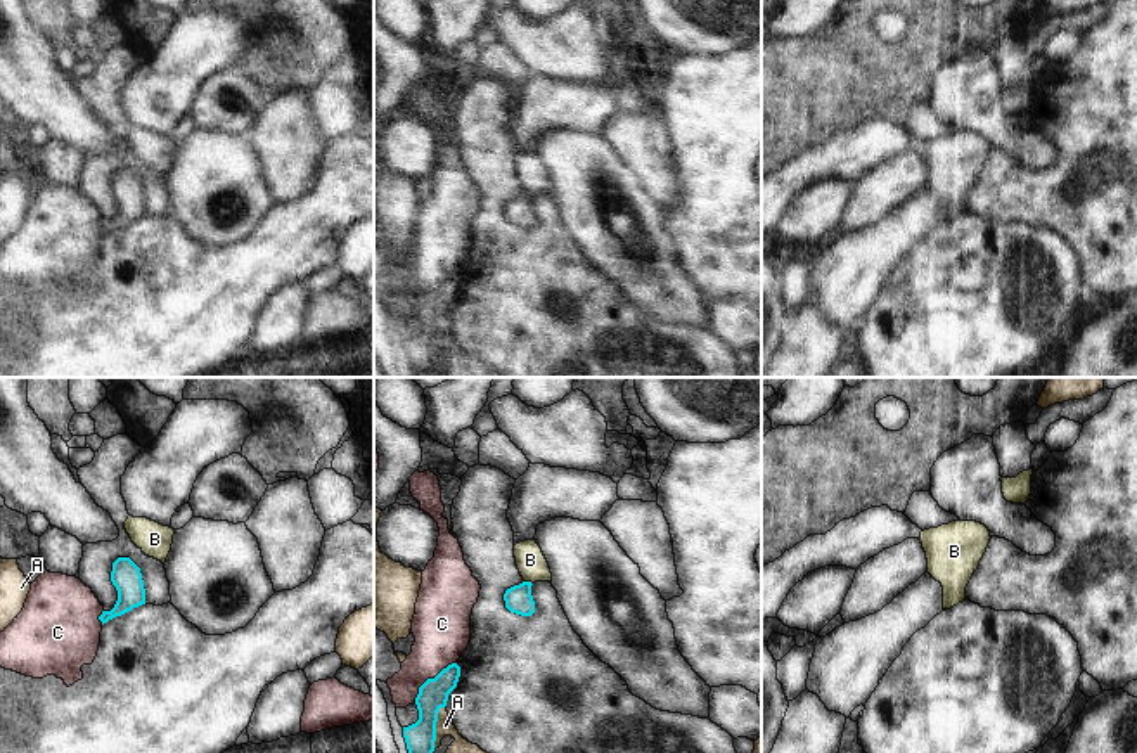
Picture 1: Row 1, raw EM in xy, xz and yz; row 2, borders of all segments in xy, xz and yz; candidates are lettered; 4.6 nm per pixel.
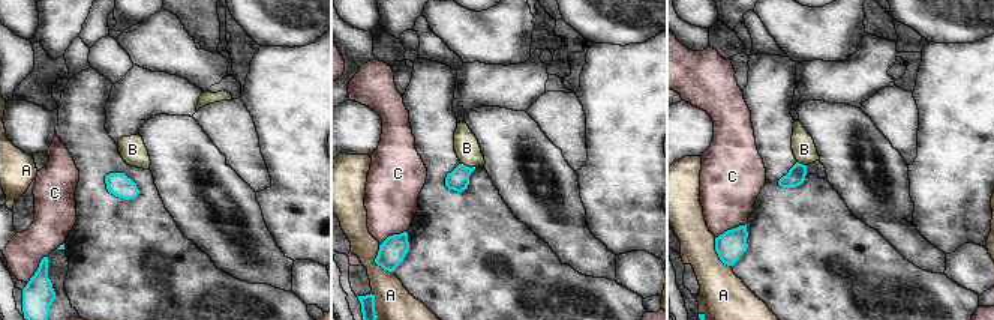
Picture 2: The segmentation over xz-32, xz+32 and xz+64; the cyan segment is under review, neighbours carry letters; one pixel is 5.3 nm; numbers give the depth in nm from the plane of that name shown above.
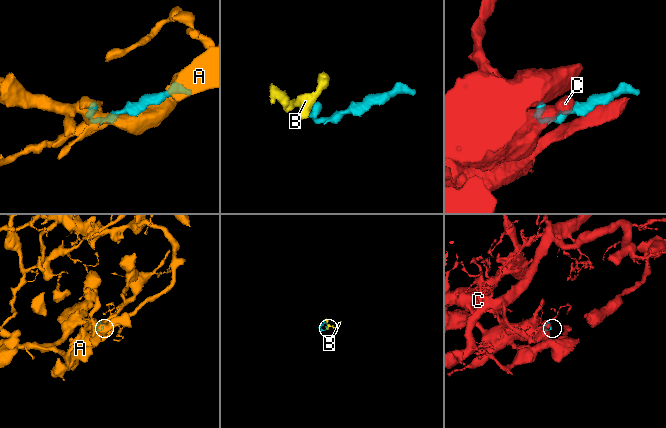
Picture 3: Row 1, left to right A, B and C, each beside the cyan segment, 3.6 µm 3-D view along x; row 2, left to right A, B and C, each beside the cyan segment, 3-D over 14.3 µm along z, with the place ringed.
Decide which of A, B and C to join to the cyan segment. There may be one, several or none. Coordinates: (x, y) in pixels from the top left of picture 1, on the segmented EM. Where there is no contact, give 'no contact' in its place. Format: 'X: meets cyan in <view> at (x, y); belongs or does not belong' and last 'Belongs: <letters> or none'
A: meets cyan in xz at (435, 727); does not belong
B: meets cyan in xz at (528, 582); belongs
C: meets cyan in xz at (430, 679); does not belong
Belongs: B

